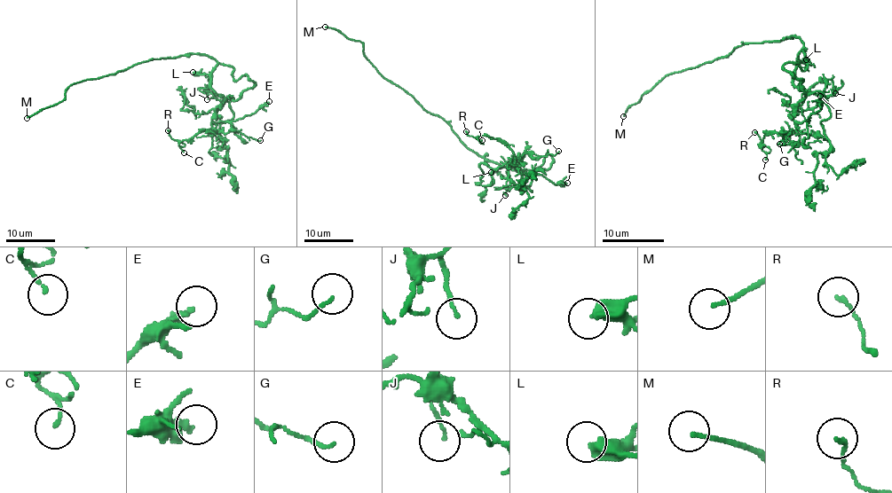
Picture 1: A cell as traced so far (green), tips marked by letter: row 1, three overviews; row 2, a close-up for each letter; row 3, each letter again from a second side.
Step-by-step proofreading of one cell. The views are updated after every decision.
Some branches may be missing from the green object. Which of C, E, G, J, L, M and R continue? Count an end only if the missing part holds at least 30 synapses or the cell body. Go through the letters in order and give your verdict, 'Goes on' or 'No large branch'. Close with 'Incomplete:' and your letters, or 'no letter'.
C: No large branch
E: No large branch
G: No large branch
J: No large branch
L: No large branch
M: Goes on
R: No large branch
Incomplete: M

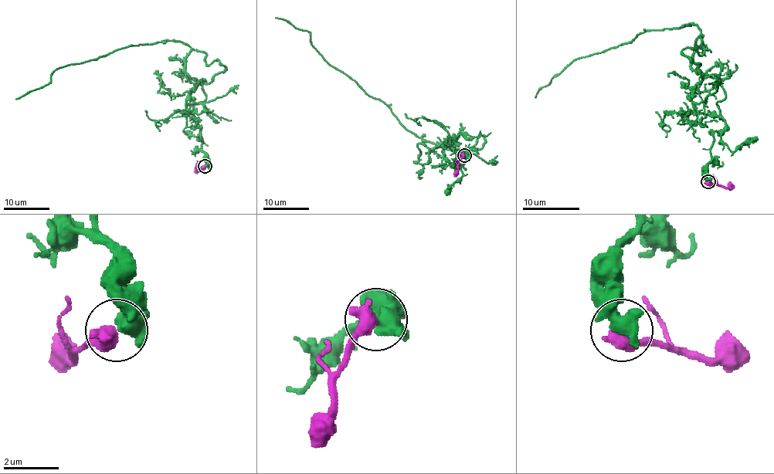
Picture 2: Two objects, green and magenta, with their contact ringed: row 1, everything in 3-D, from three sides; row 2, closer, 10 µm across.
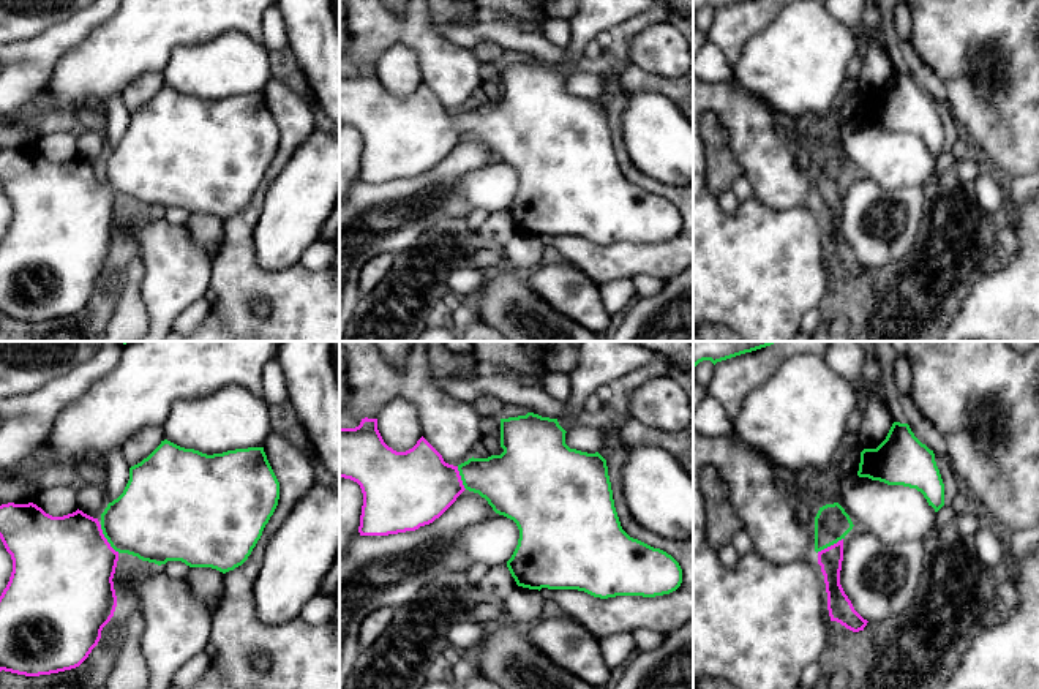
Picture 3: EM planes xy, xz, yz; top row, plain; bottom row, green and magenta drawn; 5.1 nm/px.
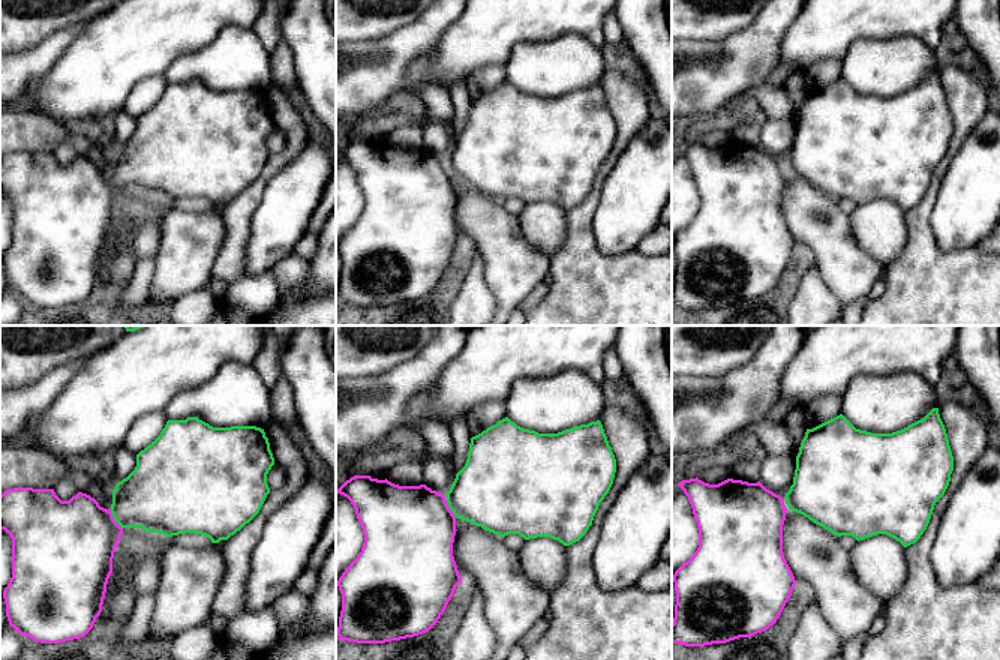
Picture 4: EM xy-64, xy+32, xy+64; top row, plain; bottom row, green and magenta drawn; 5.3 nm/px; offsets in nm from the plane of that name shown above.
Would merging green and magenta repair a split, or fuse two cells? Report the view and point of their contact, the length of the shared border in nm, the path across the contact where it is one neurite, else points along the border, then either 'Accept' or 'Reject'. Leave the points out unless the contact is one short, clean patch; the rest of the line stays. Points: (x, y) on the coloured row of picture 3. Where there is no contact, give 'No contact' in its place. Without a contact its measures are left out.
Touches green at xy (106, 538). Shared border 170 nm. Path across: xy (152, 520), (130, 523), (106, 538), (65, 564). Accept

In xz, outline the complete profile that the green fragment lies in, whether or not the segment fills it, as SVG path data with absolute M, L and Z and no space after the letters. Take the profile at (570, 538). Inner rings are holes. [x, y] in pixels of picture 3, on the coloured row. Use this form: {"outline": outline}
{"outline": "M534 412L501 419L504 452L453 466L423 436L406 452L393 450L379 433L377 419L365 417L355 428L339 428L339 477L362 488L360 536L415 531L439 518L469 490L516 523L520 539L507 567L518 586L578 589L600 599L676 591L682 583L679 563L622 529L606 460L598 452L570 449L565 433L557 419Z"}

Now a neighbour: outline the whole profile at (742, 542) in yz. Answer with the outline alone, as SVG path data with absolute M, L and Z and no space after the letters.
M745 531L737 533L733 539L731 544L734 545L739 558L748 555L753 552L753 542L750 536Z

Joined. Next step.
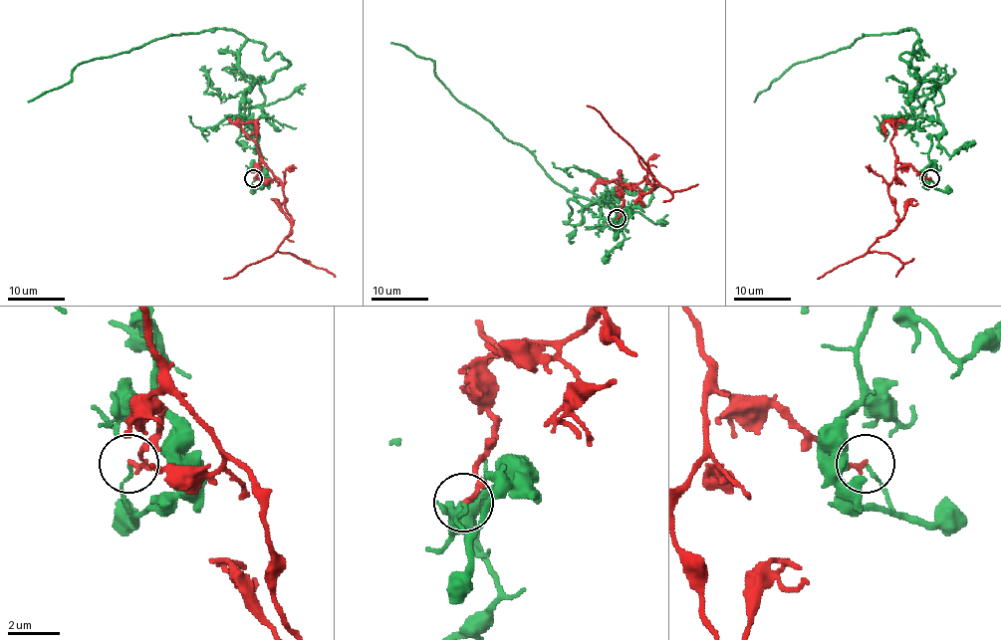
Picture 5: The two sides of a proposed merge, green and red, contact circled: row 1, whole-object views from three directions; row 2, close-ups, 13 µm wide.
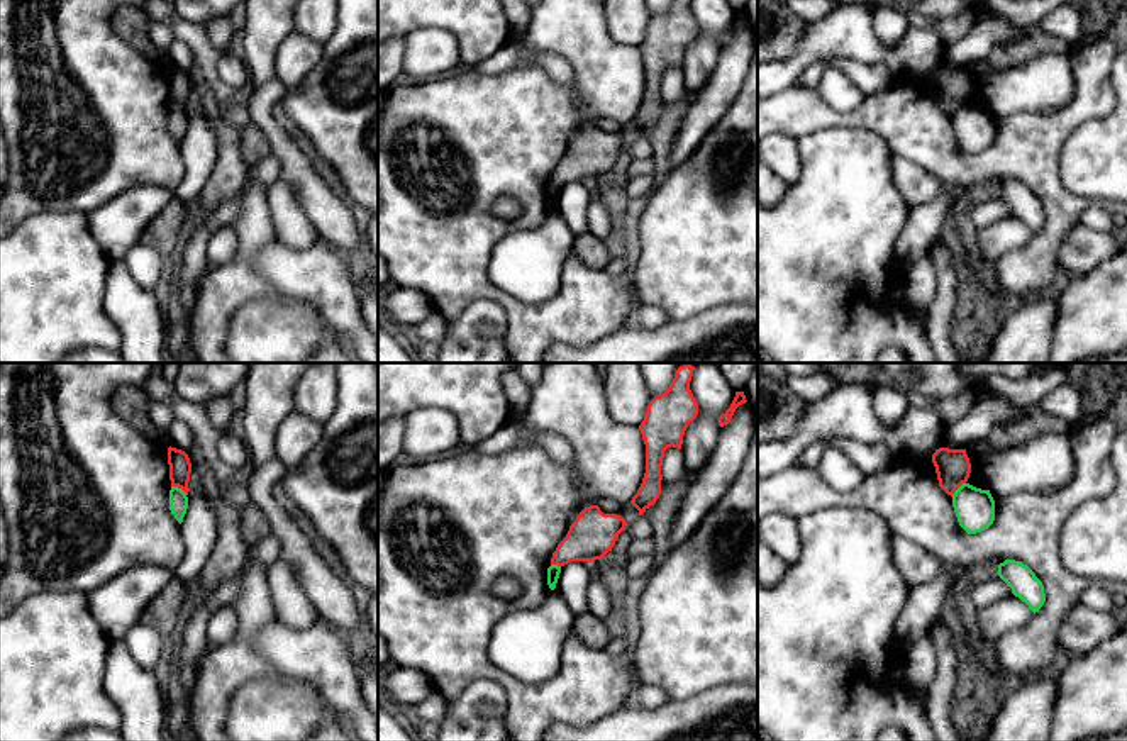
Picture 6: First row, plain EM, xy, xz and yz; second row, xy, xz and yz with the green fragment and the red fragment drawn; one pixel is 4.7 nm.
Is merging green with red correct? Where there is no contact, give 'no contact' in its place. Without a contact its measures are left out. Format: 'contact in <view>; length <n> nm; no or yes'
contact in xy; length 90 nm; no

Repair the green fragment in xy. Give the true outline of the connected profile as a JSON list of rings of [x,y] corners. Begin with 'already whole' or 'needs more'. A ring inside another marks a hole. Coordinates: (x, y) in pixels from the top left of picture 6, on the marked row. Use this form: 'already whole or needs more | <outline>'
already whole | [[[171,487],[171,490],[169,490],[169,510],[180,524],[183,522],[186,509],[188,509],[186,493],[178,487]]]

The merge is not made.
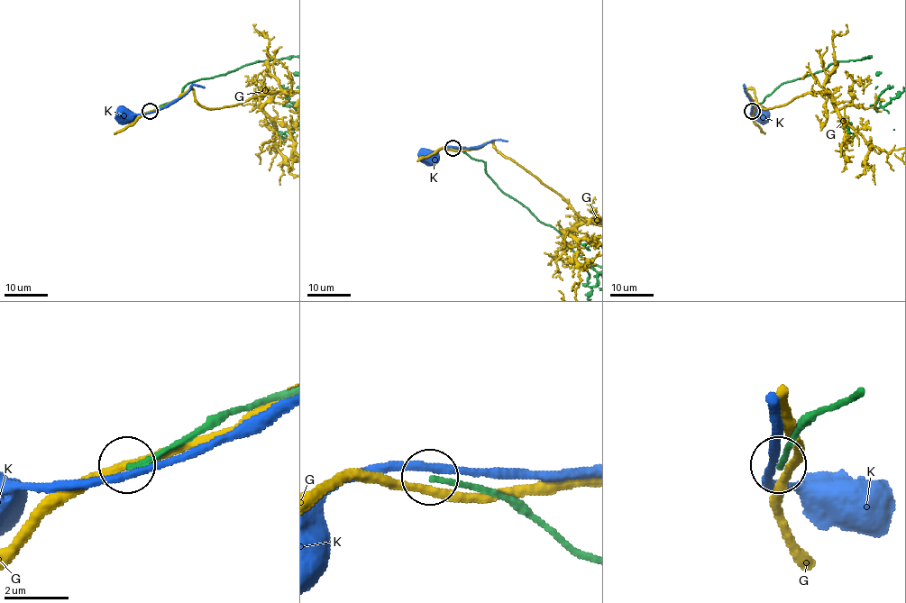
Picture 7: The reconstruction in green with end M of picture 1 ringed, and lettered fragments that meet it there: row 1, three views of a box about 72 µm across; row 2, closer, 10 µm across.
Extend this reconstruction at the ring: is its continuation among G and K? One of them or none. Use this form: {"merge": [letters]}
{"merge": []}

